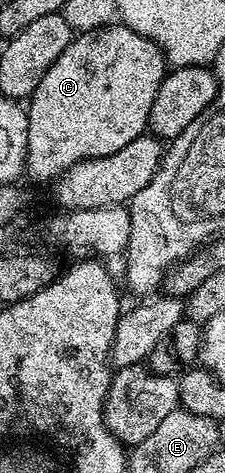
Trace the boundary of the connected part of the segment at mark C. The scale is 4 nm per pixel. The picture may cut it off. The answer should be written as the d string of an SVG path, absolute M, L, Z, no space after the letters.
M112 24L78 33L73 42L63 48L63 56L59 56L59 60L47 68L43 80L39 80L39 88L35 88L27 100L27 174L48 183L88 158L111 156L111 152L127 148L131 140L146 133L151 104L155 104L155 92L159 92L159 84L163 84L166 73L165 53L154 42L147 40L147 36L139 36L139 32L129 26Z

